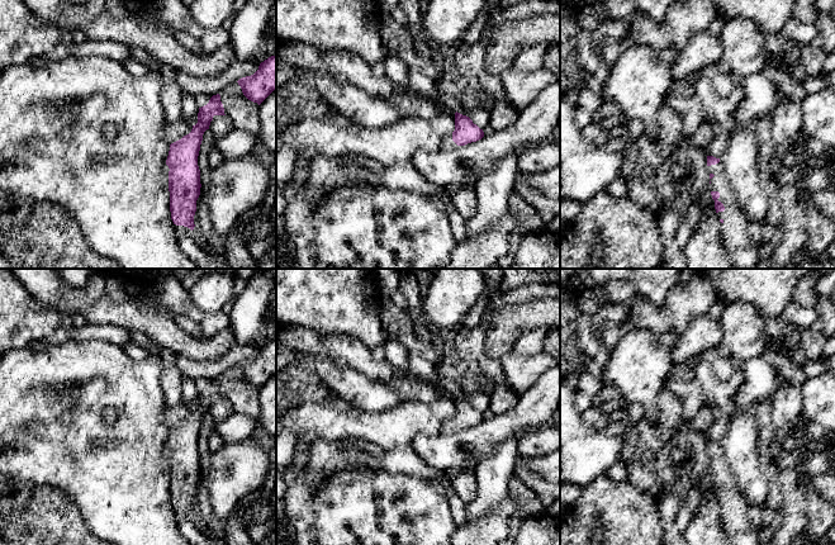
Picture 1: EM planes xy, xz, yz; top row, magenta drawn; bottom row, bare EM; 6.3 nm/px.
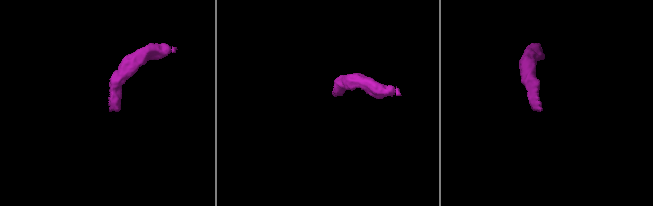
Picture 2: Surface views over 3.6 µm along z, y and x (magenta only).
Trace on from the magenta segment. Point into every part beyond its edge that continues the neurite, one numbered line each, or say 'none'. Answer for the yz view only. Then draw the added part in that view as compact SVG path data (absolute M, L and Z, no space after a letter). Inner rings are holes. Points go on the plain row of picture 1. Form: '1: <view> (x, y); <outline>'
1: yz (740, 530); M721 445L708 450L708 456L715 459L711 463L710 474L720 477L717 484L725 490L717 501L723 504L720 511L720 522L731 545L759 545L758 526L746 516L749 504L730 474Z

